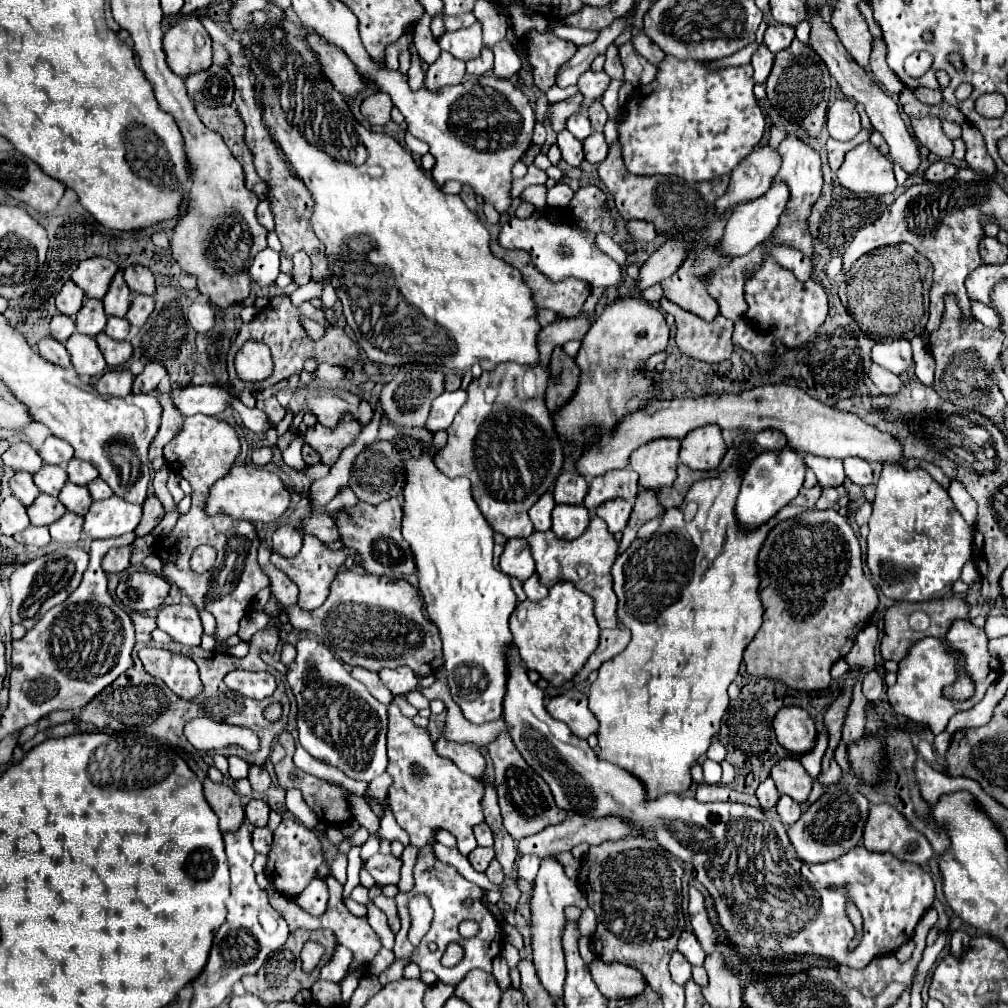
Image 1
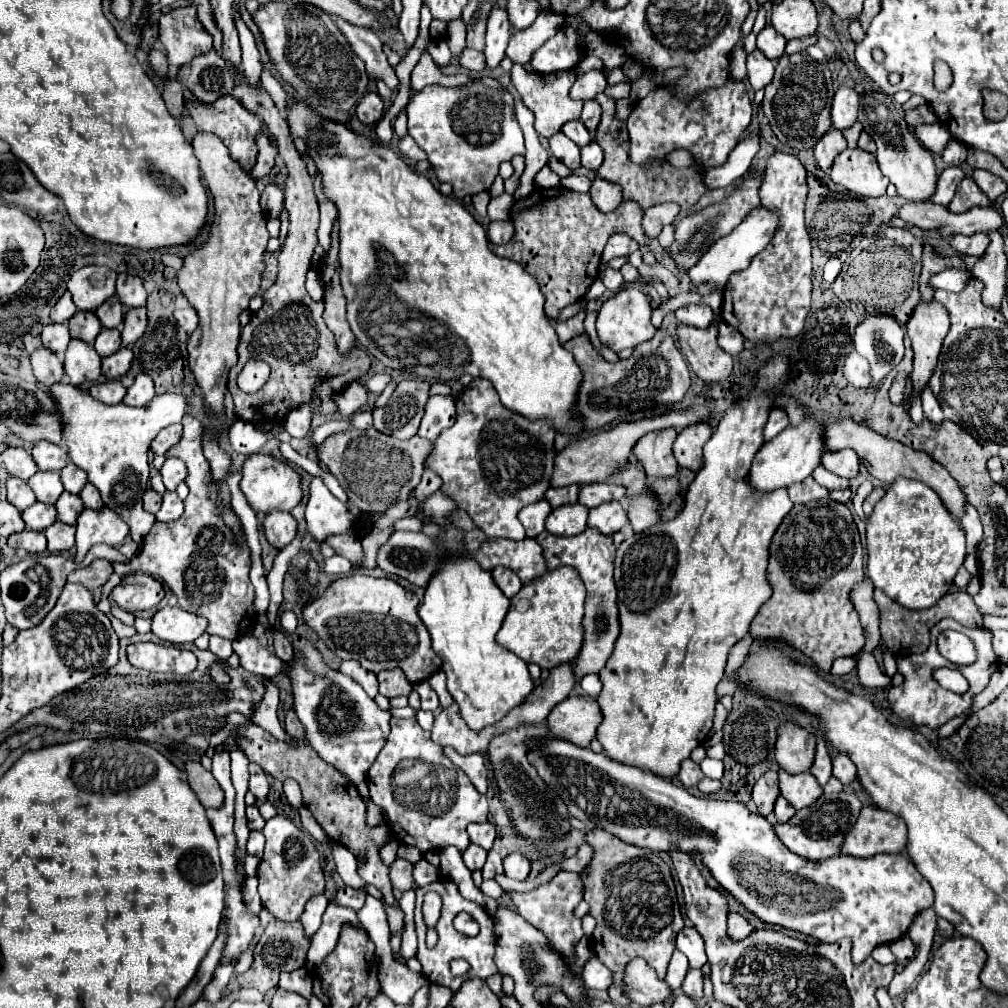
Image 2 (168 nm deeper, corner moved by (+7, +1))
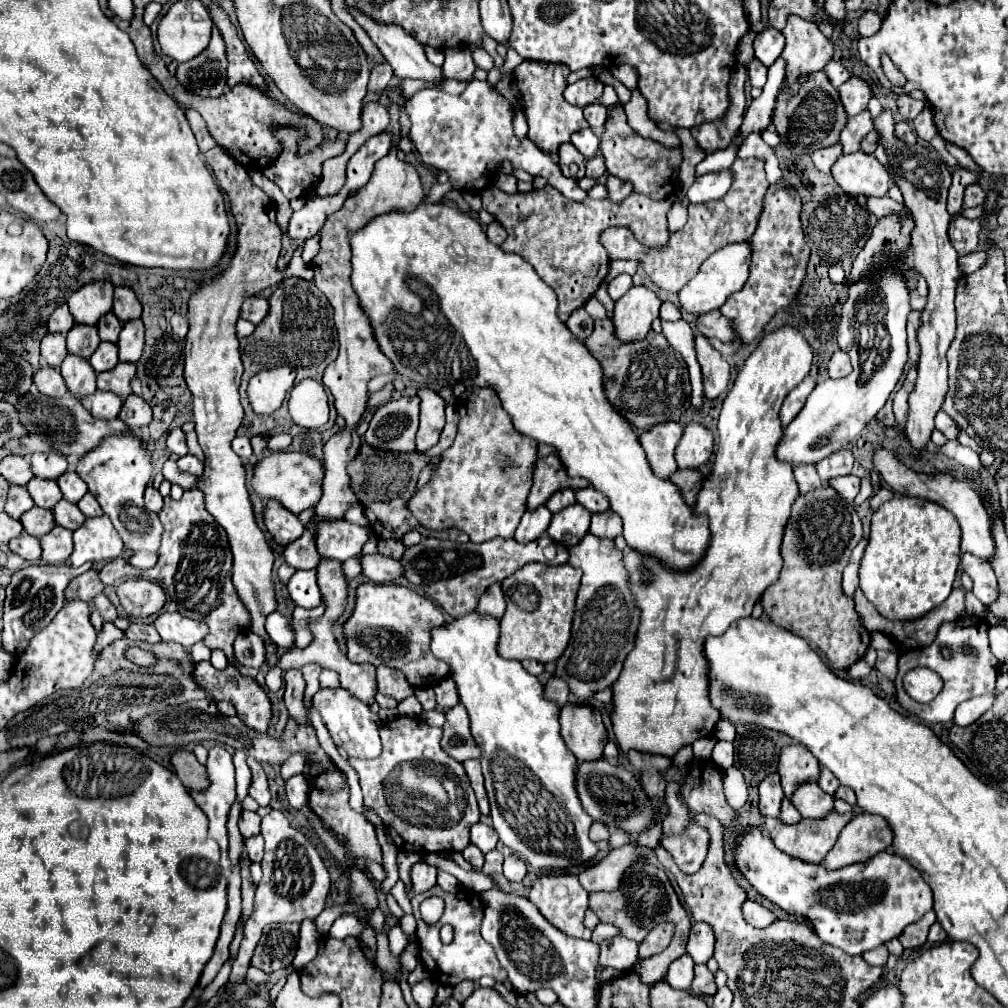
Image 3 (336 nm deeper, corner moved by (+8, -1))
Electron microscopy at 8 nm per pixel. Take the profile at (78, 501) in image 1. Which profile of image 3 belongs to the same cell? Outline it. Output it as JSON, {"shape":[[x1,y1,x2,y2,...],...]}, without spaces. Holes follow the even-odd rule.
{"shape":[[66,499,58,501,52,511,54,511,56,523,62,525,62,527,66,527,66,529,72,529,72,531,76,531,84,523,84,519,86,519,84,513,78,509,78,505,68,503]]}

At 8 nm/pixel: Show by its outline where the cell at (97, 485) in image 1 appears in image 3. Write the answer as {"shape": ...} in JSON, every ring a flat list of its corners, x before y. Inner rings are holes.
{"shape":[[86,493,86,495,78,501,78,507,80,507,80,511,82,511,86,517,100,517,100,515,104,515,104,511,102,511,102,507,98,505,96,497,90,495,90,493]]}

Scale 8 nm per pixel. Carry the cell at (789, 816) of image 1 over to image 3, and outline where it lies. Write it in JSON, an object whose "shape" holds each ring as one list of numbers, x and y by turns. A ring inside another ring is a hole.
{"shape":[[784,797,782,799,782,813,780,813,780,819,786,823,786,825,794,825,802,819,802,815,796,811,796,807]]}

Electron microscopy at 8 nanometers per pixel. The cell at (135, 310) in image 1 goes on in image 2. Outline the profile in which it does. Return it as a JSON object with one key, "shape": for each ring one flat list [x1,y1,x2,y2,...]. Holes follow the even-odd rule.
{"shape":[[139,307,139,309,129,309,123,317,123,325,121,325,121,345,123,347,129,347,133,345,143,333,145,333,145,327,147,327,147,313,145,313,145,307]]}

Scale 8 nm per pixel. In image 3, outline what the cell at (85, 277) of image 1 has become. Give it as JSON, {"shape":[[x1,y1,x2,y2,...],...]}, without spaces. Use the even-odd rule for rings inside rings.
{"shape":[[92,281,68,297,68,307,76,323,96,325,98,319,112,309,114,285,110,281]]}

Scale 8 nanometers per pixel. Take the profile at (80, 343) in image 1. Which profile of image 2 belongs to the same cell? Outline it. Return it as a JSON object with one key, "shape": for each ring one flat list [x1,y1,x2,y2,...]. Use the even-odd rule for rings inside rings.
{"shape":[[71,339,65,351,63,367,65,367,67,381,75,387,83,383,93,383,101,377,101,357,85,341]]}

